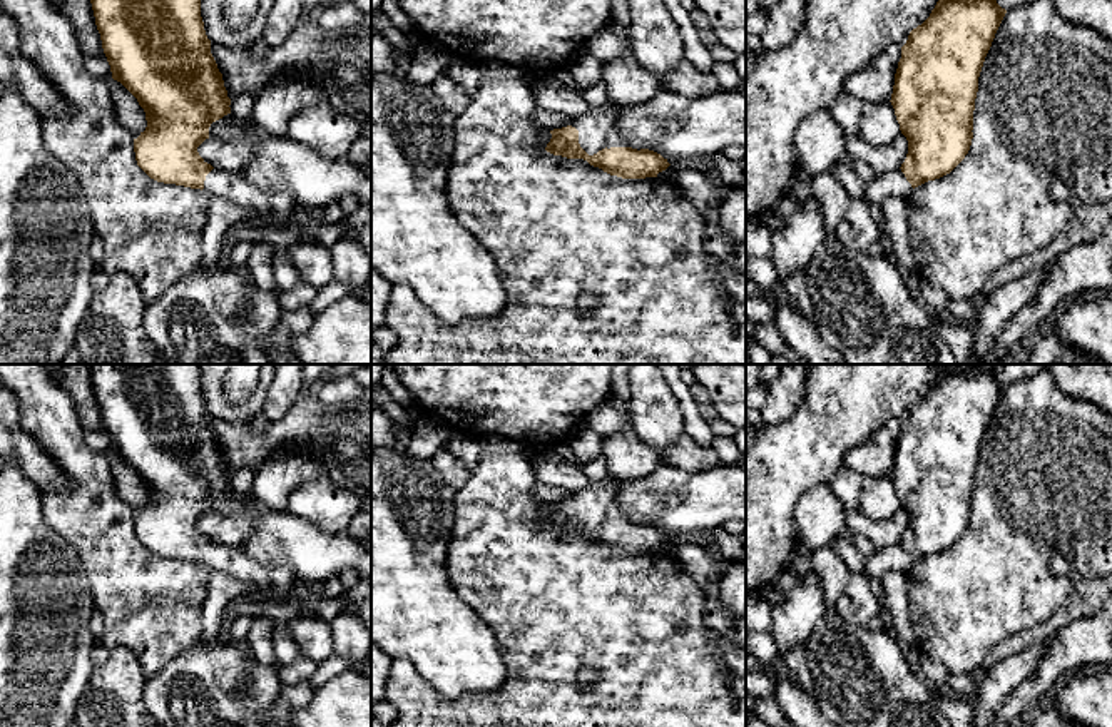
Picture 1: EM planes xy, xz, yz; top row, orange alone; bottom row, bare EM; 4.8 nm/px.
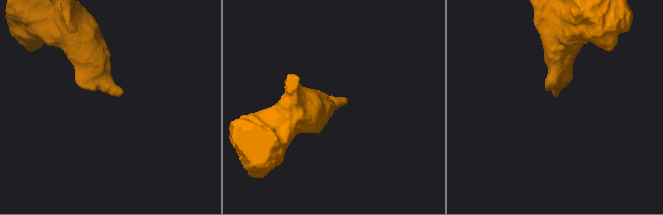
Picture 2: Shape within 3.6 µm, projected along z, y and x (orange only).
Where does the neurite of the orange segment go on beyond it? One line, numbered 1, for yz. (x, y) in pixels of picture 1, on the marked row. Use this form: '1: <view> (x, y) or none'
1: yz (893, 183)

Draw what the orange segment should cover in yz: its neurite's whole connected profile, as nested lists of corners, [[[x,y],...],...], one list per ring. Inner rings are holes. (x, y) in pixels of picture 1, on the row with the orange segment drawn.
[[[938,0],[930,17],[910,32],[906,43],[901,47],[901,58],[890,100],[900,130],[908,140],[908,154],[900,169],[876,175],[863,186],[863,199],[873,211],[886,197],[906,197],[915,187],[950,174],[965,159],[973,139],[978,77],[1005,13],[1007,10],[997,0]]]

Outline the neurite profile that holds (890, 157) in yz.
[[[848,134],[846,154],[866,162],[876,175],[881,175],[901,167],[908,154],[908,140],[900,134],[890,145],[873,147],[856,134]]]

